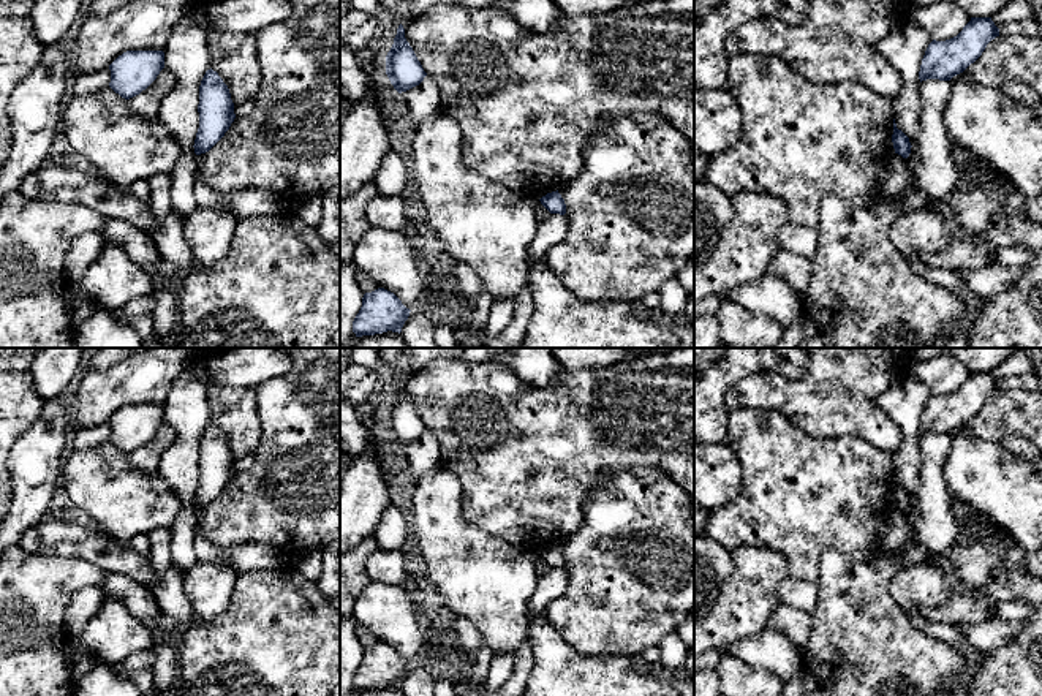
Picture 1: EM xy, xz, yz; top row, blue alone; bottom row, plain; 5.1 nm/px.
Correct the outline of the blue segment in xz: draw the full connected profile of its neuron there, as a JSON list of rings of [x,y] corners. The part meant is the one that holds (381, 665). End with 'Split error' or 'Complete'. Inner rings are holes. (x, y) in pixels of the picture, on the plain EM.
[[[378,642],[364,649],[362,661],[353,675],[353,687],[356,691],[387,685],[400,688],[410,666],[394,647]]]. Complete

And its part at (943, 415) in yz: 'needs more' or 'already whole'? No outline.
already whole

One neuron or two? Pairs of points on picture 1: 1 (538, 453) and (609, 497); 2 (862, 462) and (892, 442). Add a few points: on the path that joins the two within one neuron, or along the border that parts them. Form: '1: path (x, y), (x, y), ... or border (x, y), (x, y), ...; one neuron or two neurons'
1: border (626, 469), (600, 475), (584, 502), (584, 522); two neurons
2: border (846, 435), (864, 438), (890, 454); two neurons

